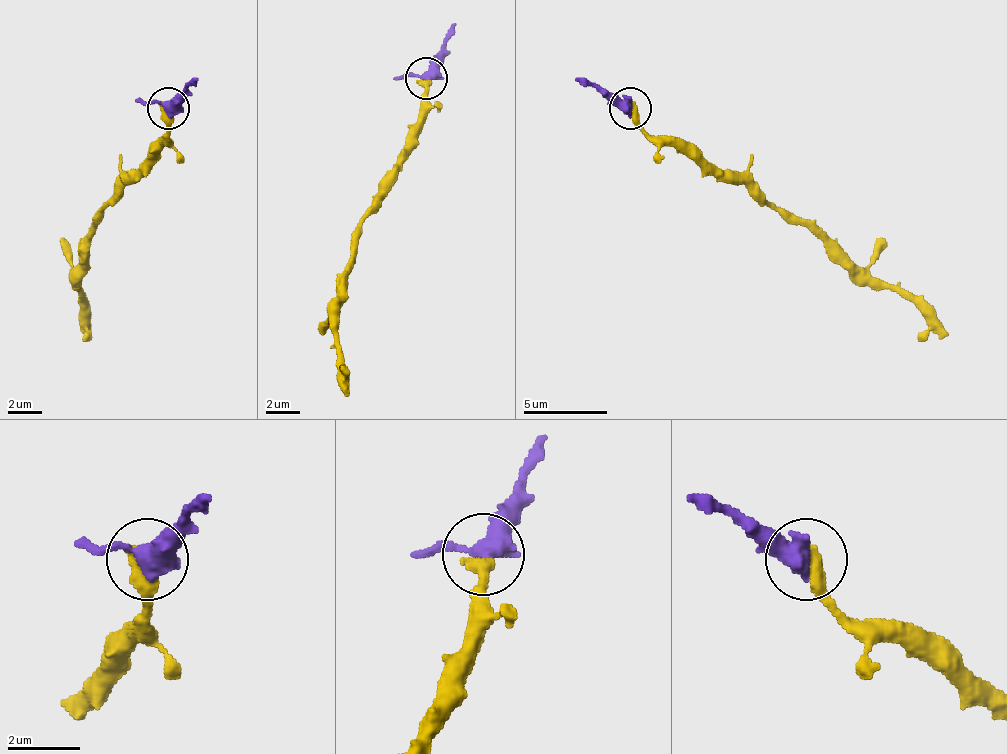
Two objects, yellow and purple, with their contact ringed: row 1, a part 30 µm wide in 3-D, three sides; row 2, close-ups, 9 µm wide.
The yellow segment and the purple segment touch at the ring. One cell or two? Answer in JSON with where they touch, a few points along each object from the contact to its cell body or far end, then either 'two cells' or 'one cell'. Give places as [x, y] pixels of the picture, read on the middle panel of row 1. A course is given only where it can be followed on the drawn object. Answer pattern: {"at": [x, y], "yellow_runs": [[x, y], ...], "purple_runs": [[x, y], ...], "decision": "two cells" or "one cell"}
{"at": [426, 78], "yellow_runs": [[425, 79], [417, 134], [392, 167], [388, 193], [362, 218], [337, 306], [346, 373], [341, 365]], "purple_runs": [[425, 79], [455, 25]], "decision": "one cell"}

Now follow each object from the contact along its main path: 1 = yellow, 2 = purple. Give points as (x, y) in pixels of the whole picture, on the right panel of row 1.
1: (631, 107), (648, 132), (686, 140), (892, 283), (921, 312), (917, 342)
2: (631, 107), (577, 77)

